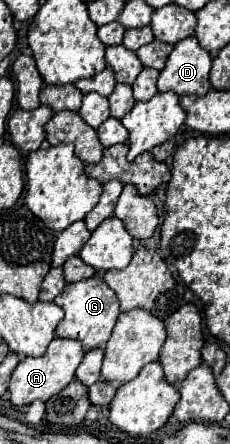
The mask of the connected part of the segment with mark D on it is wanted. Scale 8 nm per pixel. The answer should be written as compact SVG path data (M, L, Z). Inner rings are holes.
M189 36L175 44L167 58L167 66L161 70L157 88L159 92L175 92L179 96L197 94L205 96L211 90L209 82L211 56L199 46L195 36Z

